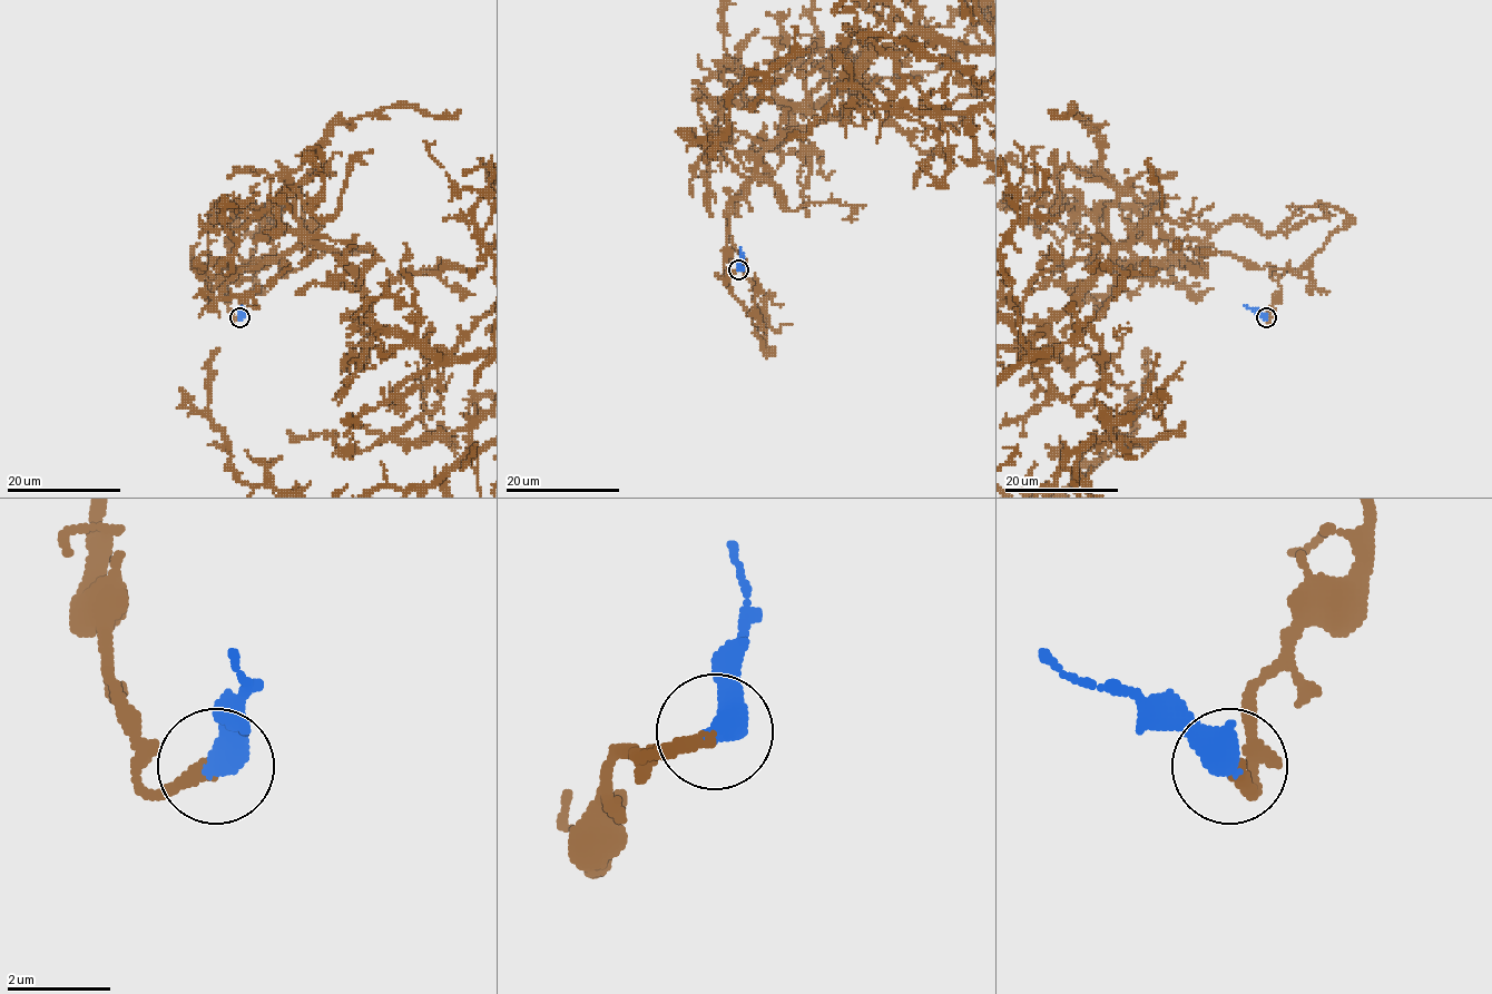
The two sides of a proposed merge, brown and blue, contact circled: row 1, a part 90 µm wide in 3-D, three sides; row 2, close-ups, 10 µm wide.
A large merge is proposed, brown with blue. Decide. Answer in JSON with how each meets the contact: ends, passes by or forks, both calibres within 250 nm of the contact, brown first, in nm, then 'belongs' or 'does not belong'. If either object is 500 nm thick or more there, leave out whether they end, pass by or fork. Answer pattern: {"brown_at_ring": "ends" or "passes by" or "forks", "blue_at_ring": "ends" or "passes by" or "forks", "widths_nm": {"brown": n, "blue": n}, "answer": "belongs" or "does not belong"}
{"widths_nm": {"brown": 280, "blue": 600}, "answer": "belongs"}

